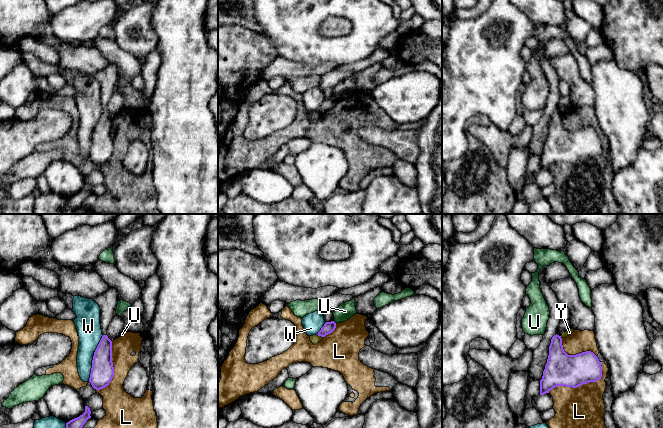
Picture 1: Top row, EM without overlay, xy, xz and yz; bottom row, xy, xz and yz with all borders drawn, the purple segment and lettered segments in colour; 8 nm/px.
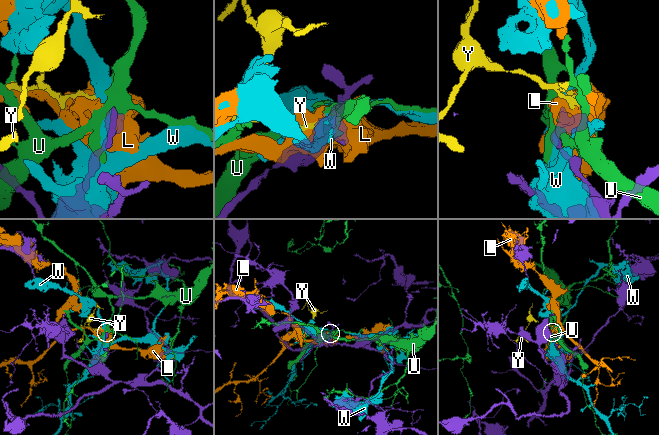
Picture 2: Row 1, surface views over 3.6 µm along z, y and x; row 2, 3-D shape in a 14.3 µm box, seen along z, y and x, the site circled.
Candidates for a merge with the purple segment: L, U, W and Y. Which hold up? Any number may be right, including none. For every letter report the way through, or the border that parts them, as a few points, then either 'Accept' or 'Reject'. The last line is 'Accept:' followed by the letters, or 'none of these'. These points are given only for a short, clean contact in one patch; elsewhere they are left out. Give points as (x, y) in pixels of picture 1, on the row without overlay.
L: Reject
U: Reject
W: Reject
Y: Boundary: xz (317, 110), (322, 113). Reject
Accept: none of these

